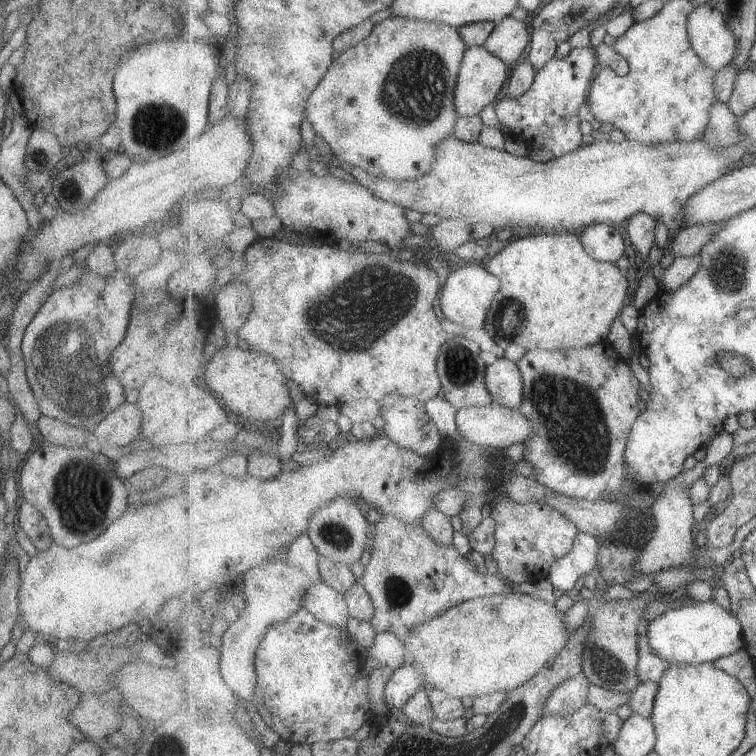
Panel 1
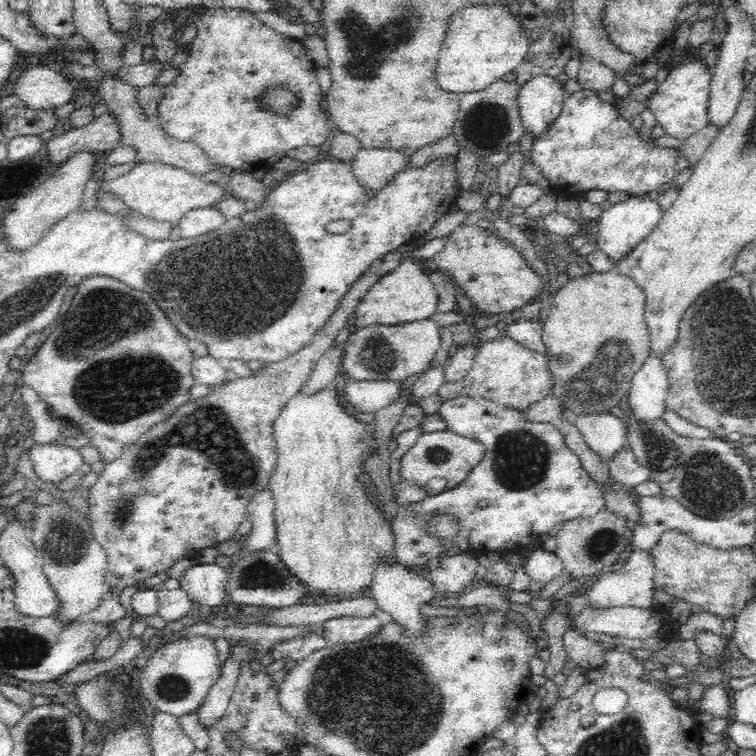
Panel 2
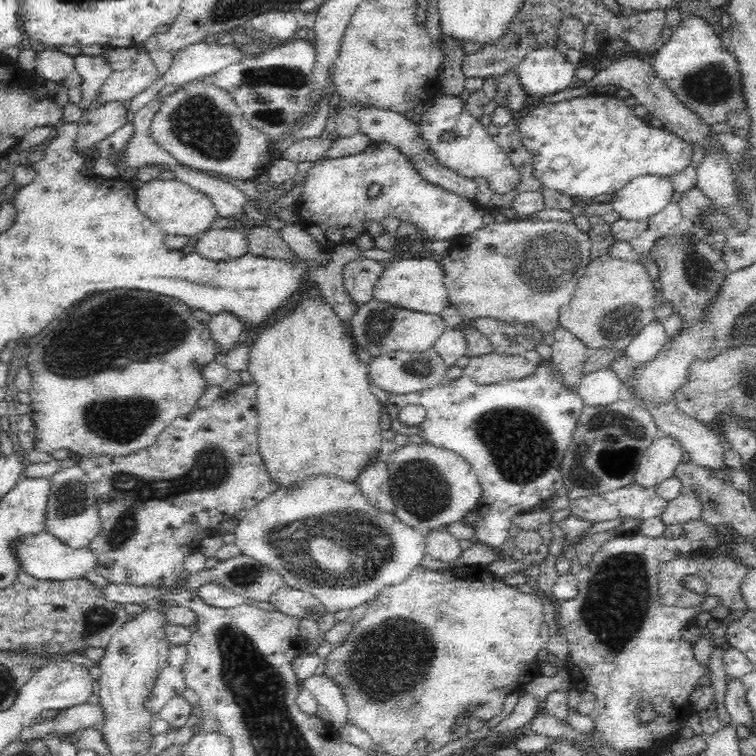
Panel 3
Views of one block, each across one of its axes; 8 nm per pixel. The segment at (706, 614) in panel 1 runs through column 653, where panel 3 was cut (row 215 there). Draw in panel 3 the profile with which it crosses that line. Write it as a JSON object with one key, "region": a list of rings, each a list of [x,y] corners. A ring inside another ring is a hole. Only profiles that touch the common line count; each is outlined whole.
{"region":[[[644,174],[617,190],[610,202],[613,204],[613,211],[621,218],[646,220],[648,216],[658,214],[677,197],[670,176]]]}

